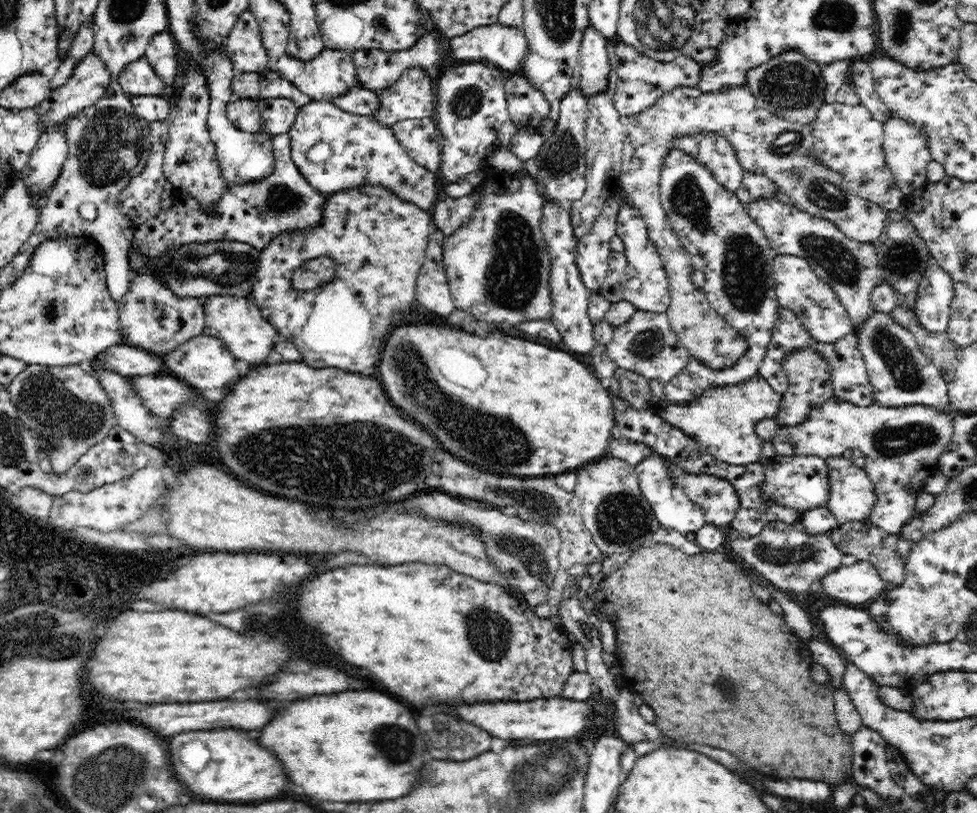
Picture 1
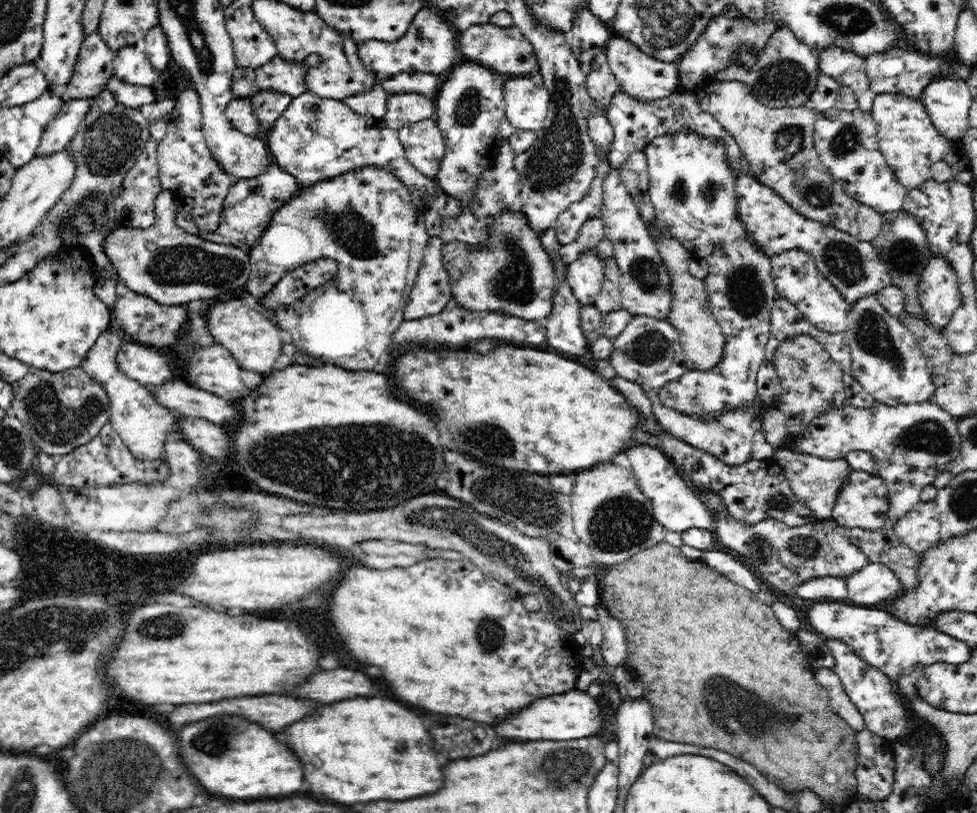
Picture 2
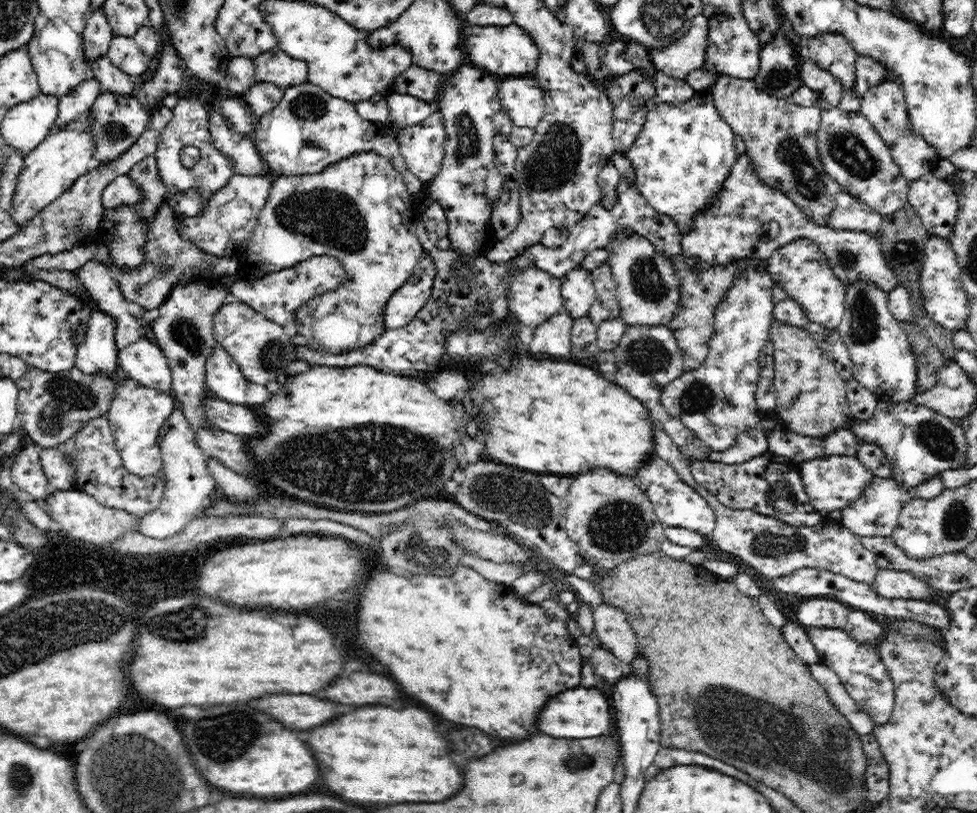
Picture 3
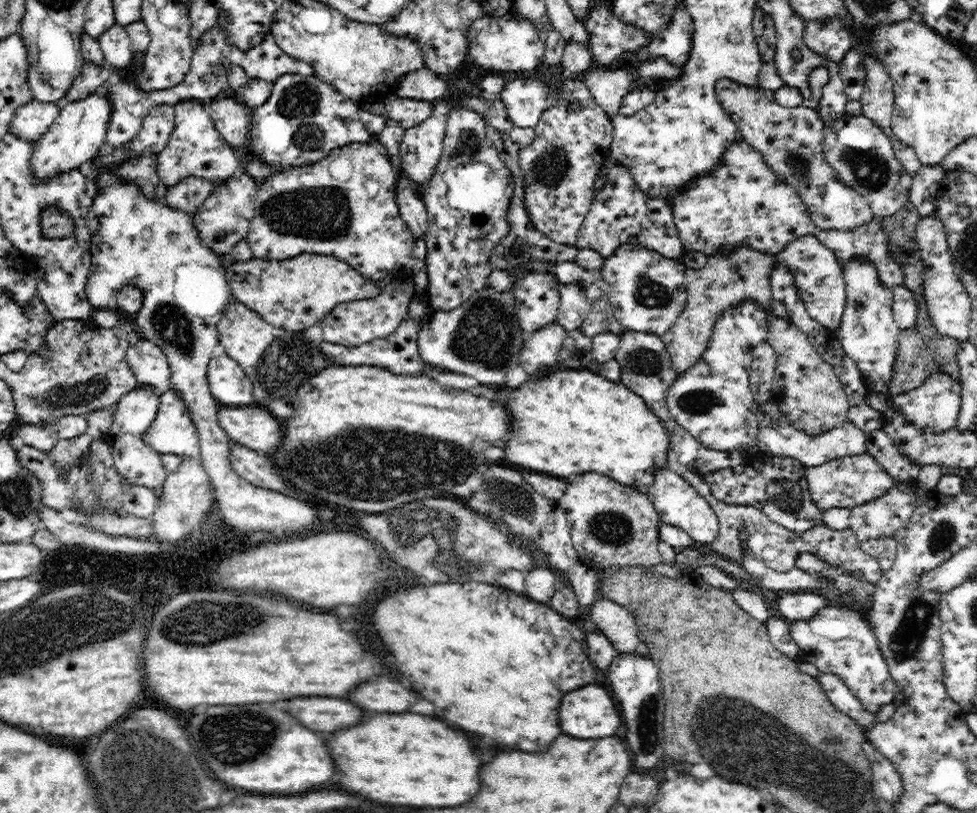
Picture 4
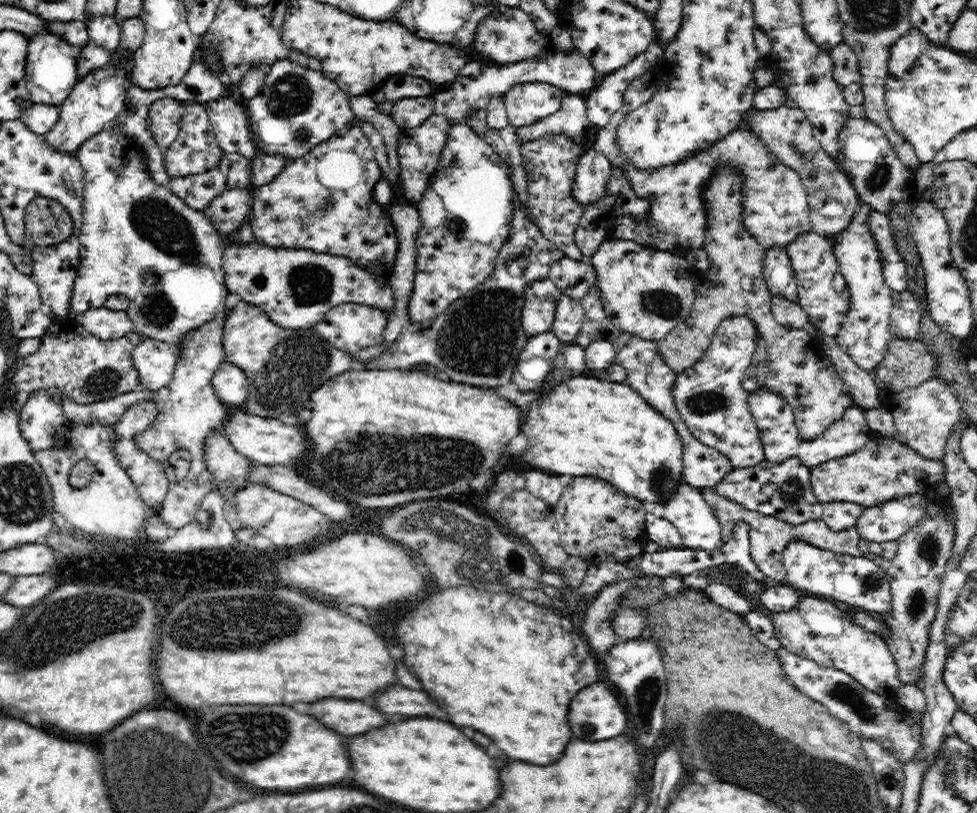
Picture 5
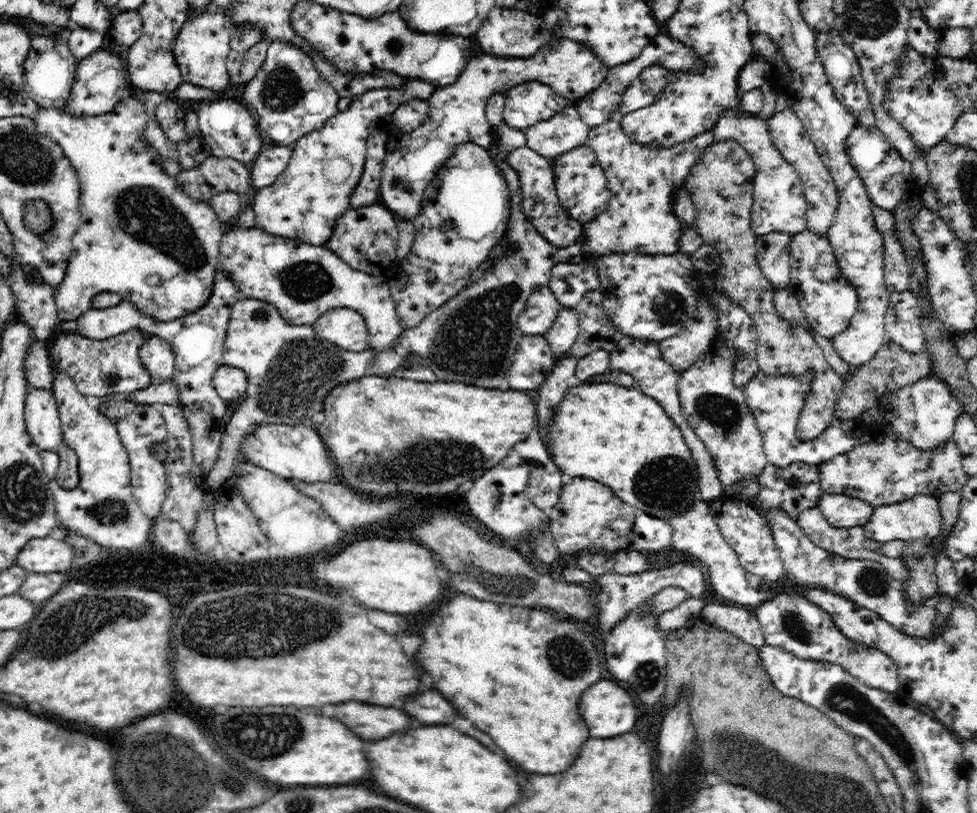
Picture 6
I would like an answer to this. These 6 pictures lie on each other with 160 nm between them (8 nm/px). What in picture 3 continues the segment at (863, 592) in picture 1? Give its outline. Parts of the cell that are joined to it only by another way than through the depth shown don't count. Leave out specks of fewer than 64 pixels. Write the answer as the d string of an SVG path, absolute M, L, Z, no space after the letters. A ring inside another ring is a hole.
M879 569L870 584L881 597L920 600L930 598L930 584L914 577L908 571Z

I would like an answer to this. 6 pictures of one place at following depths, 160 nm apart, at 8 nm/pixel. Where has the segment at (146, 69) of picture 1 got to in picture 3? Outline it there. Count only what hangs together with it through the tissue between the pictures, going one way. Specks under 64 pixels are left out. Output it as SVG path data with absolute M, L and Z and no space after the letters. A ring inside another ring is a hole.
M113 36L107 52L116 68L132 78L138 78L149 65L149 58L140 50L133 38Z

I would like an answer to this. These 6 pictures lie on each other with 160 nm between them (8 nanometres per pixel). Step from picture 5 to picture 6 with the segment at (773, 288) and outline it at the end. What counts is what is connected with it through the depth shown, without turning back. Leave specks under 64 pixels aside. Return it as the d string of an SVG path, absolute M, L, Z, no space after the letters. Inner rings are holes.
M771 232L757 235L757 263L763 275L772 283L774 290L786 289L790 282L791 235L783 232Z

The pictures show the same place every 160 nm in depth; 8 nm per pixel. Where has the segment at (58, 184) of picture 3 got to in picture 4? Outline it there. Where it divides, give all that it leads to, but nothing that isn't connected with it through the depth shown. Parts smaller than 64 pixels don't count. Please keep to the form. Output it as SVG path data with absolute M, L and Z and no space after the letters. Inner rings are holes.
M96 93L77 101L61 104L58 118L33 144L29 170L35 184L42 184L46 180L78 170L92 161L100 150L104 149L110 114L112 114L112 107L109 106L108 98Z

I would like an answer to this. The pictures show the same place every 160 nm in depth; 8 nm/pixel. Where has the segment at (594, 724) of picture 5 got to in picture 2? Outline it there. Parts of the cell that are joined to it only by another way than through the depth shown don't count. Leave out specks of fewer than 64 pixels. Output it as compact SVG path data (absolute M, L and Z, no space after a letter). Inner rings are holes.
M582 686L558 694L558 696L548 696L542 700L536 700L532 706L524 708L522 712L510 716L504 720L500 726L496 726L496 732L500 736L510 736L510 738L522 738L522 740L576 740L576 738L586 738L596 736L600 730L602 718L600 718L600 706L594 697L587 691L582 691Z

